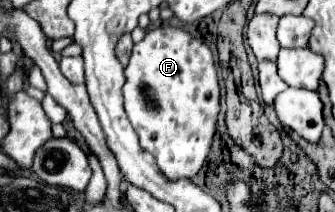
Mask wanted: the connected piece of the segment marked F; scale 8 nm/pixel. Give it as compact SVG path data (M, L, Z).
M160 26L150 30L142 42L134 44L130 62L126 66L124 110L140 138L140 146L156 158L160 170L168 178L178 180L196 176L210 154L220 112L220 84L212 50L200 38L194 38L182 28Z

